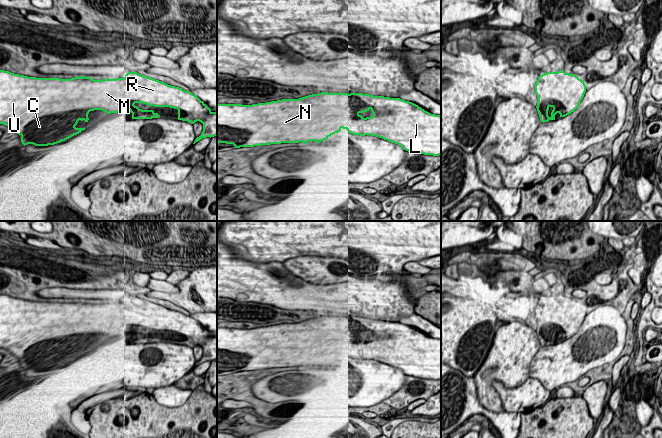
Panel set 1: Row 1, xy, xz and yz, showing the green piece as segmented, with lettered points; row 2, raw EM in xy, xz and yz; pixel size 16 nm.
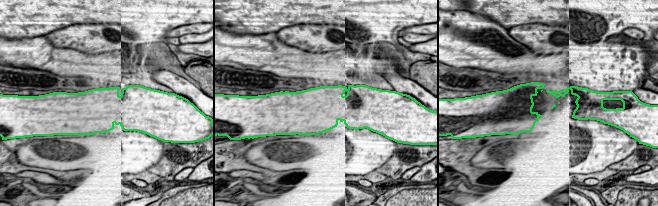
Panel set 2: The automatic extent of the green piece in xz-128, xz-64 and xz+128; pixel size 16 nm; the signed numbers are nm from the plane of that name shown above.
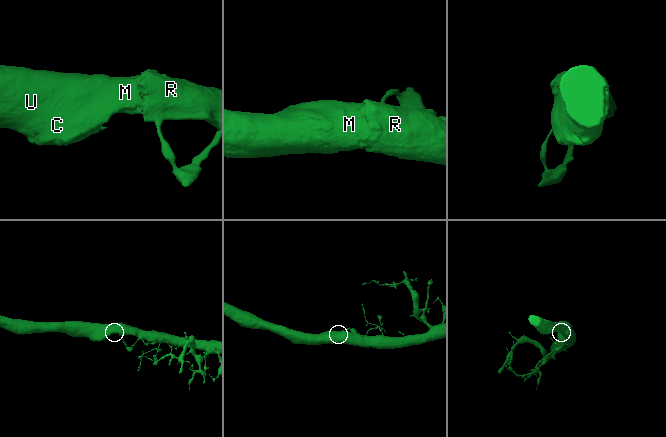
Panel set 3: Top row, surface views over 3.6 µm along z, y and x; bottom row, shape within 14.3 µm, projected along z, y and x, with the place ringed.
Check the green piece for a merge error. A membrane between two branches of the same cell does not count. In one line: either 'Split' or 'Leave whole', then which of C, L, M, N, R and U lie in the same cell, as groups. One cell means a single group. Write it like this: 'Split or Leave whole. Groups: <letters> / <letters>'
Leave whole. Groups: C L M N R U

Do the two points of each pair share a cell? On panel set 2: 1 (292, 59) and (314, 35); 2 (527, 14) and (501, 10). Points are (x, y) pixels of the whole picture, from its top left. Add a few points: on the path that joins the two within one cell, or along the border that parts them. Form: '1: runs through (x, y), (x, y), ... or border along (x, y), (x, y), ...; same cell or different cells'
1: border along (279, 40), (303, 50); different cells
2: runs through (521, 10), (507, 10); same cell

